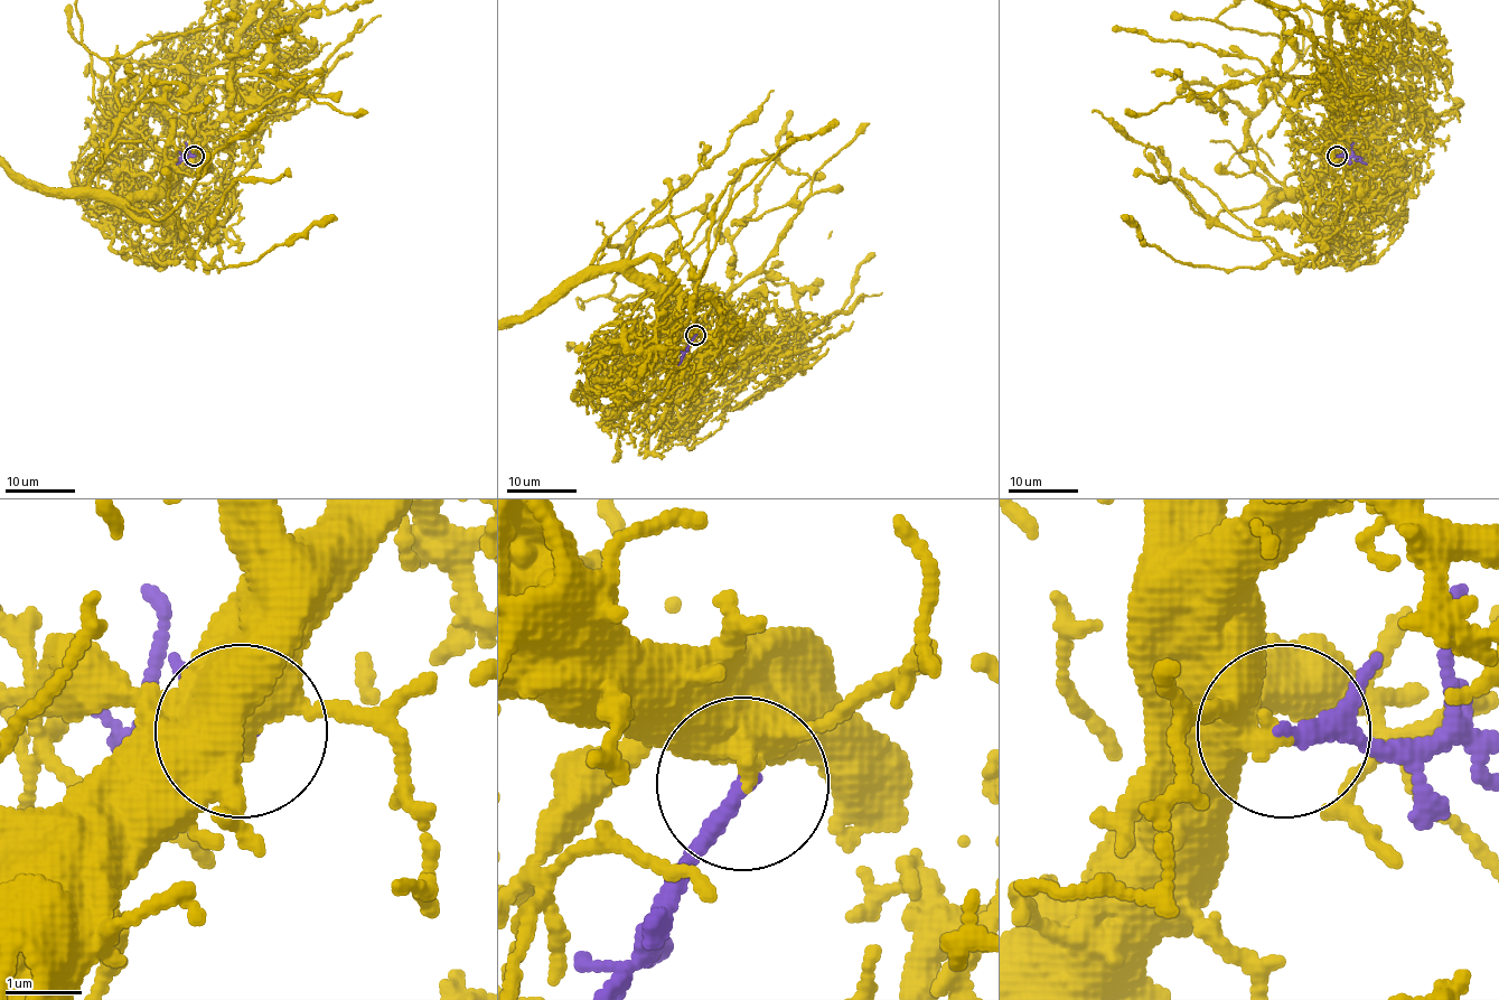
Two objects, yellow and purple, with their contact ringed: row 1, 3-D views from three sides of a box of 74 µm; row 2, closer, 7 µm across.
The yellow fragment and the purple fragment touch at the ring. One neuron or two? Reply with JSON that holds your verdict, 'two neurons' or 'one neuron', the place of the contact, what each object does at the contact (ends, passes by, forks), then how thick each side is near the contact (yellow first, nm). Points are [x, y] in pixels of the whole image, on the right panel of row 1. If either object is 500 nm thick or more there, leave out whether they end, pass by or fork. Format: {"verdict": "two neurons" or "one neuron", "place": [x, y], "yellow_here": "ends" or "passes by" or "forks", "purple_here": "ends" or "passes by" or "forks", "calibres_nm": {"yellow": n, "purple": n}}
{"verdict": "one neuron", "place": [1337, 156], "calibres_nm": {"yellow": 500, "purple": 180}}

